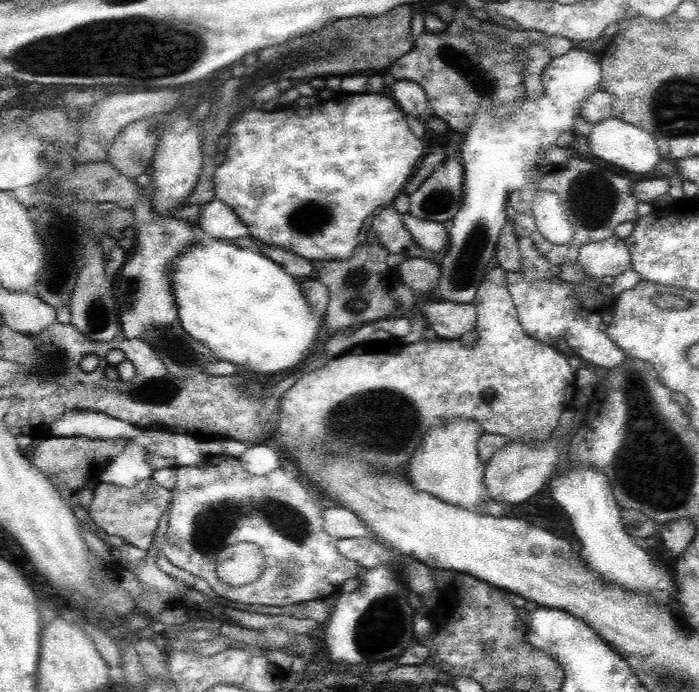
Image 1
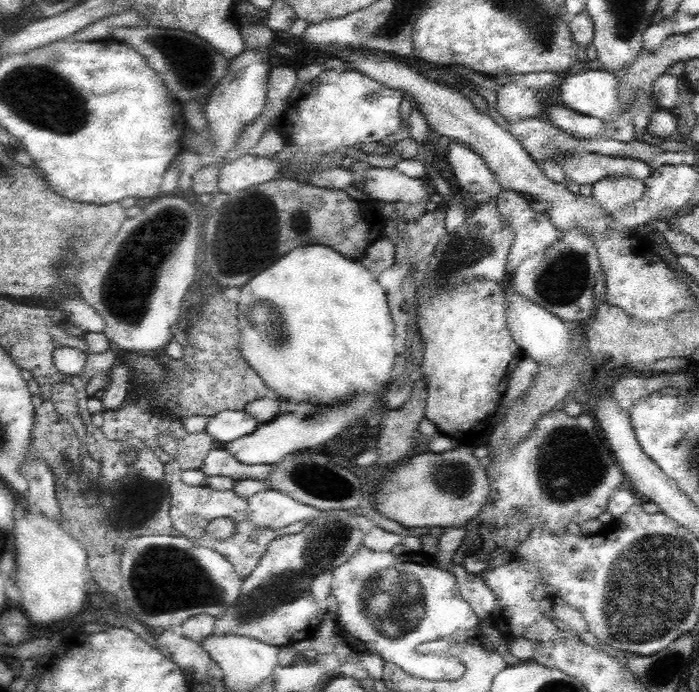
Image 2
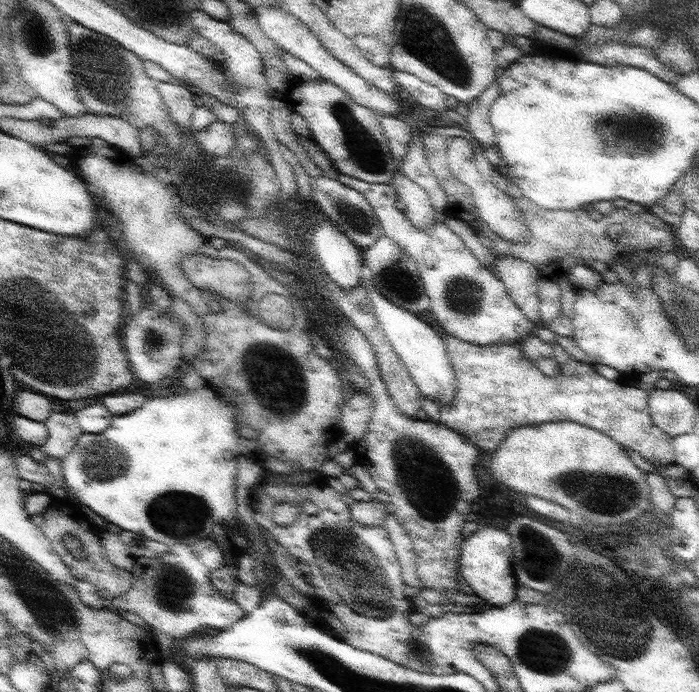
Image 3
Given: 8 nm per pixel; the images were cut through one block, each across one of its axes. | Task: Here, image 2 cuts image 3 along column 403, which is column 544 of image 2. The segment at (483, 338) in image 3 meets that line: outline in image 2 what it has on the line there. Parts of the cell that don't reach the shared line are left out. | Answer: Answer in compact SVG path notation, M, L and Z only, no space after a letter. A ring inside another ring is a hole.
M502 190L502 192L498 194L498 198L496 198L498 212L500 212L500 222L502 222L504 226L510 226L512 232L514 232L514 242L512 242L512 248L510 248L508 260L506 260L506 266L508 266L506 270L508 270L508 274L514 274L516 268L518 268L524 260L528 260L528 258L540 254L542 250L550 250L558 240L562 240L562 230L558 230L556 226L552 226L552 222L550 222L550 218L546 216L546 212L544 212L544 214L536 214L536 212L532 210L532 202L534 202L534 200L530 200L528 196L516 194L516 190Z

